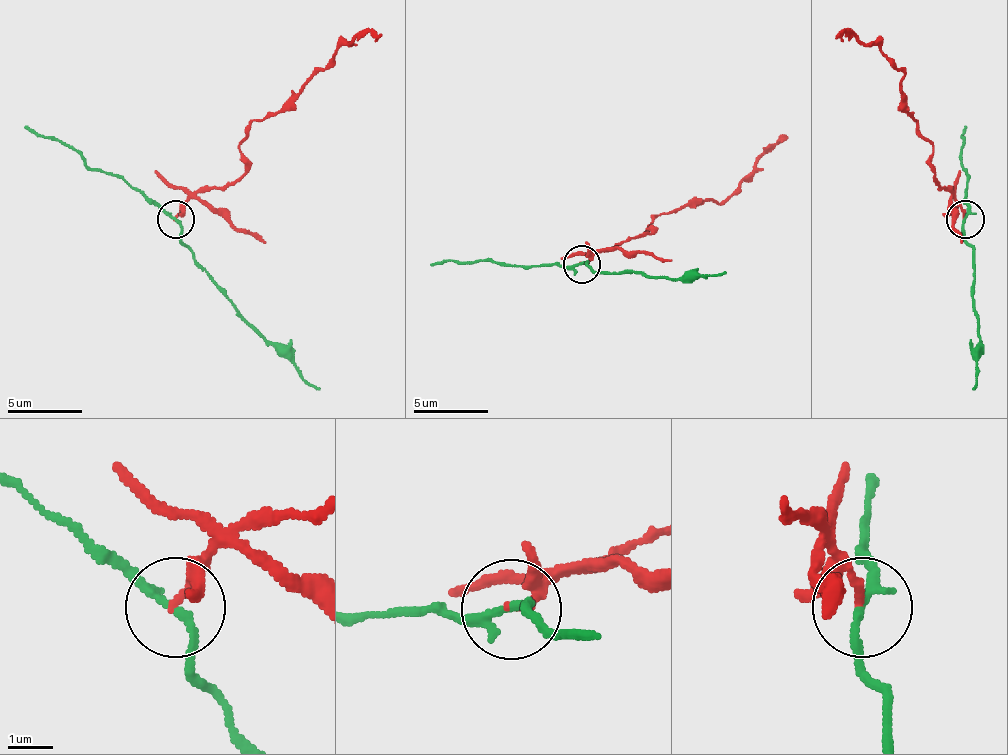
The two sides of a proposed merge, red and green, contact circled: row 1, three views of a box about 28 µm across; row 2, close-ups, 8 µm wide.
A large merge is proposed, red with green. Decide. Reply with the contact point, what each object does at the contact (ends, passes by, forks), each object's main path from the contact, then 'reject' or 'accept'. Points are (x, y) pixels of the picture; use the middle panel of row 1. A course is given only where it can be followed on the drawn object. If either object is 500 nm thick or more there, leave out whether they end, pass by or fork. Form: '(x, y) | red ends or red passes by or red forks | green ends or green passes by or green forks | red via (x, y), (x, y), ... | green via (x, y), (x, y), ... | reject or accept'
(581, 264) | red ends | green passes by | red via (582, 265), (597, 250), (650, 235), (646, 231), (661, 212), (721, 205), (766, 152), (788, 137) | green via (582, 265), (586, 261), (597, 272), (672, 280), (725, 272) | reject

